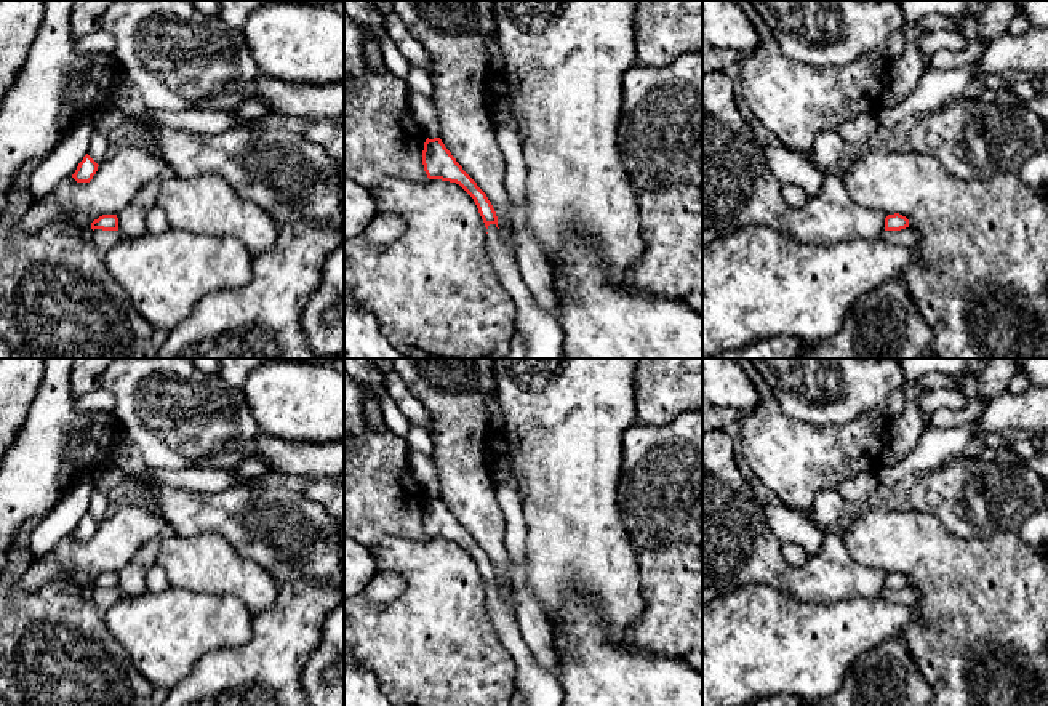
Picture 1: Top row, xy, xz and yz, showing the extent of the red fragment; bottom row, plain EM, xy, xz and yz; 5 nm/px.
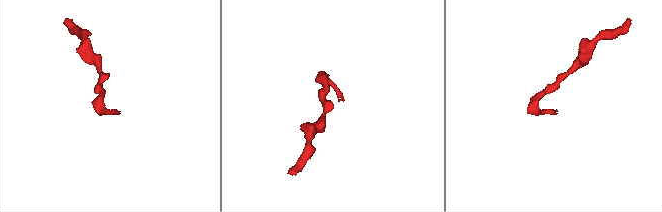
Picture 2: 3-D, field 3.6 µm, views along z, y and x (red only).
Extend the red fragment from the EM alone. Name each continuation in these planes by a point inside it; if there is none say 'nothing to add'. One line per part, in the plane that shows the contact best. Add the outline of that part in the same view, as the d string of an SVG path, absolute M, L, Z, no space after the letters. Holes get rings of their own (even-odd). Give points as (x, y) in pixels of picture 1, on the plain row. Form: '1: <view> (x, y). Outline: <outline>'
1: xz (540, 687). Outline: M490 583L486 591L486 607L499 640L515 661L515 684L523 695L525 706L563 706L563 692L555 672L542 669L533 656L496 583Z

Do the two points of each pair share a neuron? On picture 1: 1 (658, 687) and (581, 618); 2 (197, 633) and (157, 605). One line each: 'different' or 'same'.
1: same
2: same

